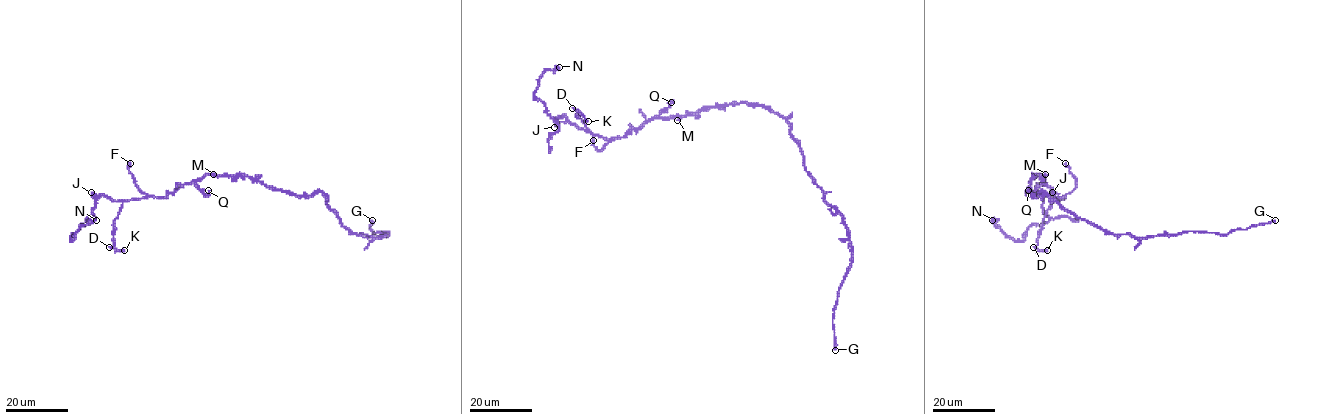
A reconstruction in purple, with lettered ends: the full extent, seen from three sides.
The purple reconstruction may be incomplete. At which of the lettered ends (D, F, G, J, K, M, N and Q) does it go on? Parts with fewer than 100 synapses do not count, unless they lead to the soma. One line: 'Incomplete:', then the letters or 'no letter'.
Incomplete: G

